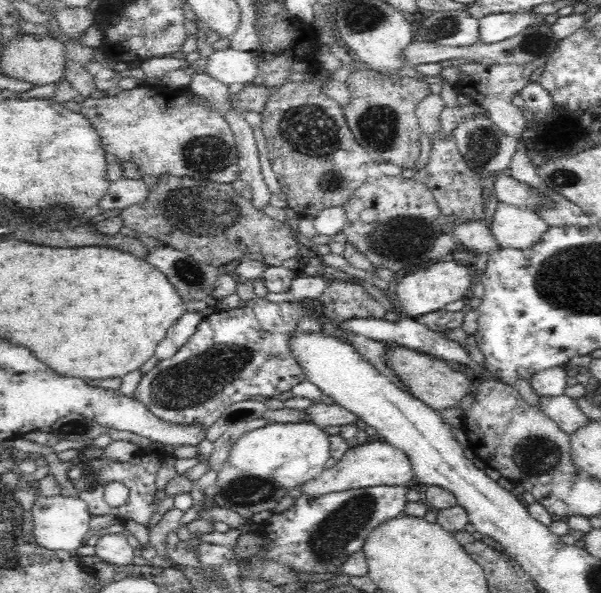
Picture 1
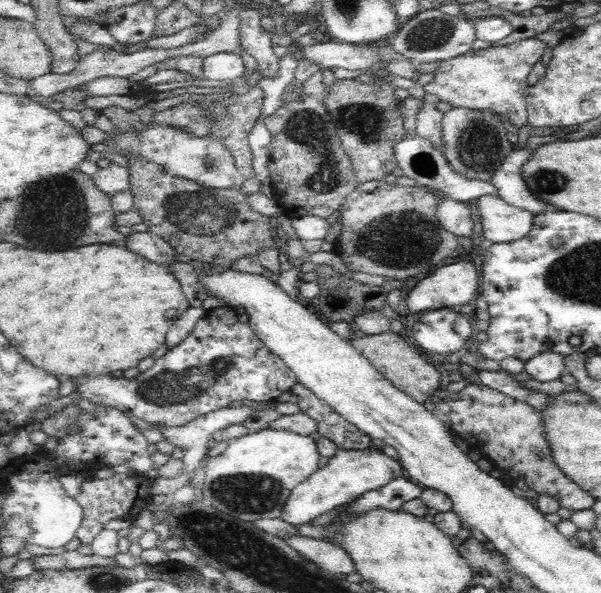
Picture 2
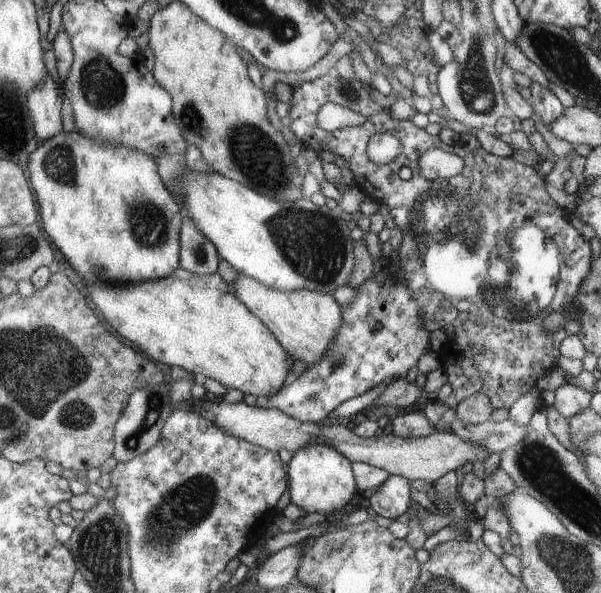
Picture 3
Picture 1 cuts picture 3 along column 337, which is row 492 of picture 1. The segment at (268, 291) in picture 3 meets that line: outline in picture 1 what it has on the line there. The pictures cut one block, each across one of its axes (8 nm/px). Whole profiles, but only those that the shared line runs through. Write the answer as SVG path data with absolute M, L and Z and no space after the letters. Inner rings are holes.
M375 437L360 446L348 449L332 468L322 470L316 478L302 484L302 496L318 498L324 497L325 494L364 489L369 486L408 485L414 477L415 474L407 455Z

